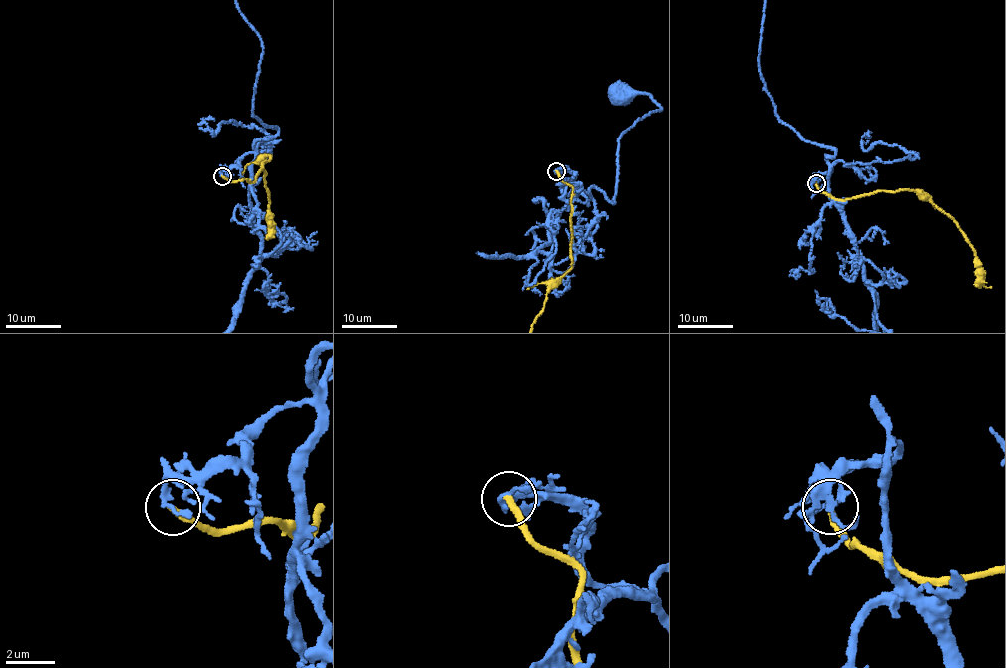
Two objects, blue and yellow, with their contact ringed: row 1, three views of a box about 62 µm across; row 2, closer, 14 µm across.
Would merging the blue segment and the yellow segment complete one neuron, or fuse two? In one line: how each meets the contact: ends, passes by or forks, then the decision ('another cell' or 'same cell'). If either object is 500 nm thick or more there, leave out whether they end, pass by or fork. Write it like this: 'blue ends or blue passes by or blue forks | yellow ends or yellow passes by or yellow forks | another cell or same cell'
blue ends | yellow ends | another cell

